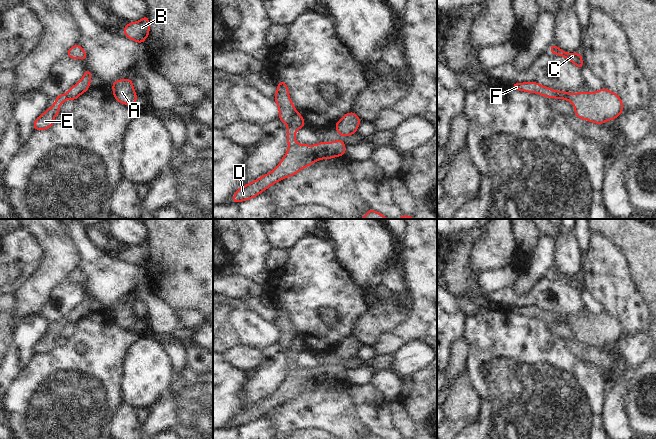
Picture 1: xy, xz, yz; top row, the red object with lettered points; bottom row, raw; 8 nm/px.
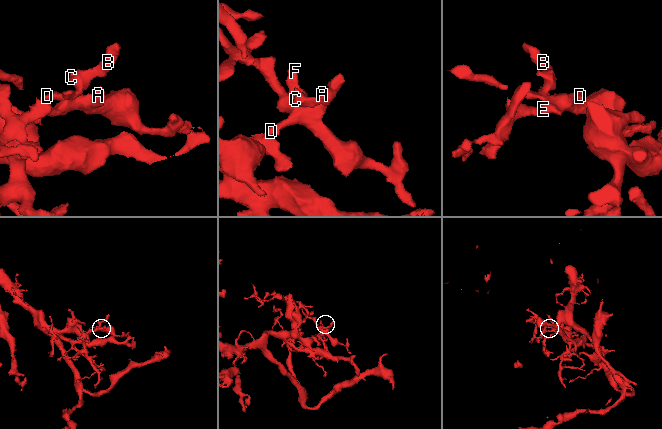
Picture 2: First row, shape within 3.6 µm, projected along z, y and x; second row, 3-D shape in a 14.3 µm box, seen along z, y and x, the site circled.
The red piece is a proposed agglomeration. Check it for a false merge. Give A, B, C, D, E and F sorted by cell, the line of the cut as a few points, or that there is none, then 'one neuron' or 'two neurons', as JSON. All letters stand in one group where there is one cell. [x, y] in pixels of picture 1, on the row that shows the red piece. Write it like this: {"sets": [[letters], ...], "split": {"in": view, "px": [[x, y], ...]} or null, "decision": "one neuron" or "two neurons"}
{"sets": [["A", "D", "E", "F"], ["B", "C"]], "split": {"in": "xz", "px": [[296, 111], [291, 118], [291, 125], [297, 129]]}, "decision": "two neurons"}

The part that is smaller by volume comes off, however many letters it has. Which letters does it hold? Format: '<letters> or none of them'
B, C

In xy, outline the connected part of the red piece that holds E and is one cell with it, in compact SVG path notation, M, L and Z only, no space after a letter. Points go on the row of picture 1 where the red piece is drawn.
M59 94L56 96L54 104L43 114L41 114L33 123L34 130L46 130L54 125L54 117L60 114L59 106L67 100L67 94Z

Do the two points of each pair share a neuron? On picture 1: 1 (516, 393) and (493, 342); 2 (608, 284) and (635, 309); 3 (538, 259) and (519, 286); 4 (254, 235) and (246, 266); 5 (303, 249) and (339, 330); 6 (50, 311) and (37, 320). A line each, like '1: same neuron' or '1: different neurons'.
1: same neuron
2: same neuron
3: same neuron
4: same neuron
5: same neuron
6: different neurons

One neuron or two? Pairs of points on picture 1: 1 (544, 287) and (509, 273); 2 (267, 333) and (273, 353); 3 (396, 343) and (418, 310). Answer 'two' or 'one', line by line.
1: two
2: two
3: one

